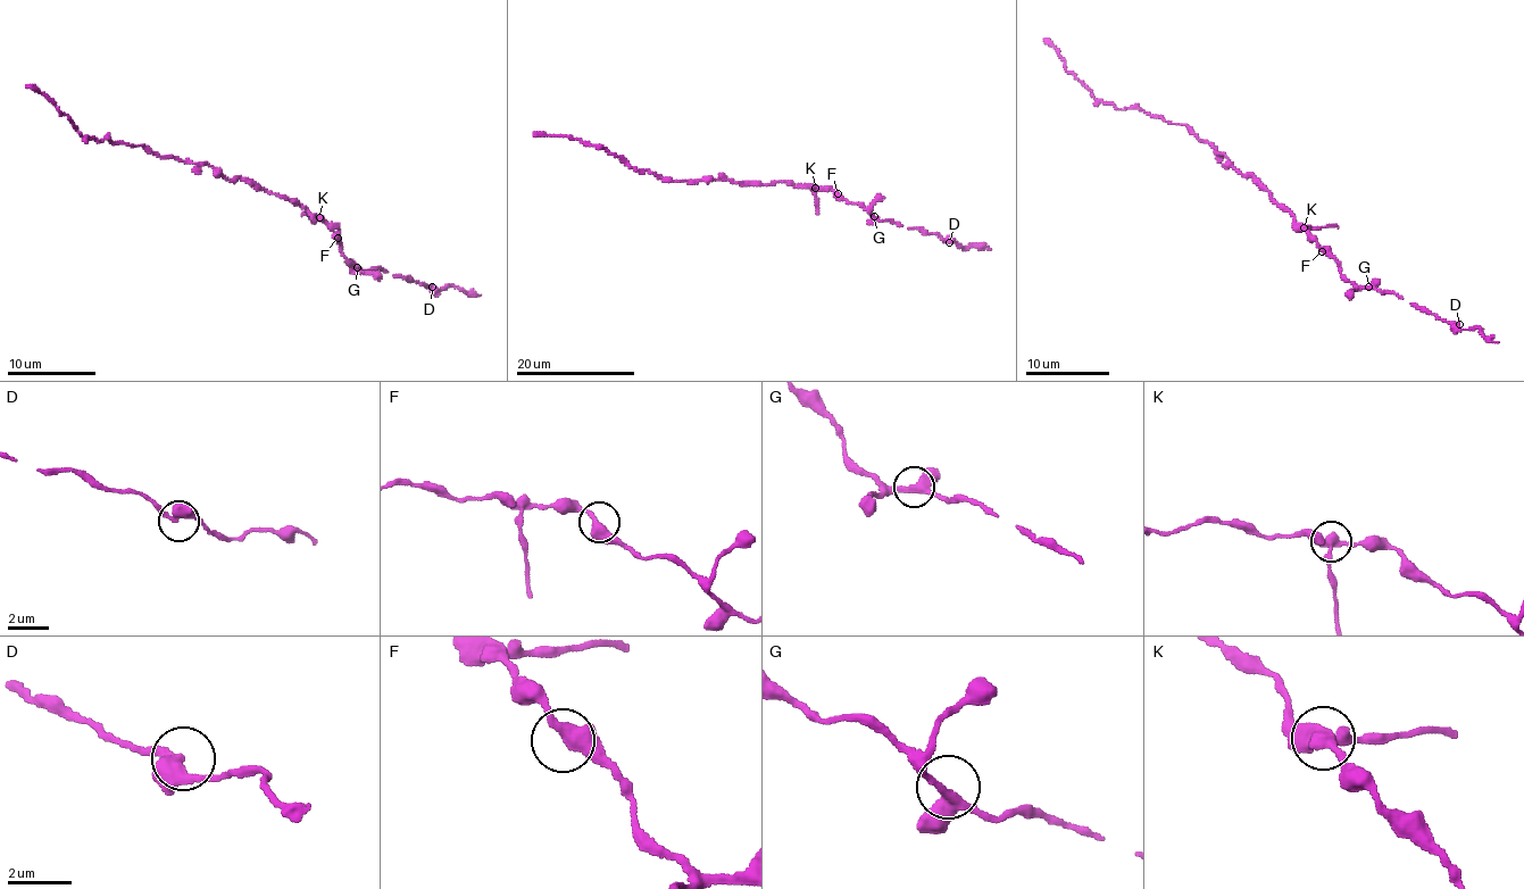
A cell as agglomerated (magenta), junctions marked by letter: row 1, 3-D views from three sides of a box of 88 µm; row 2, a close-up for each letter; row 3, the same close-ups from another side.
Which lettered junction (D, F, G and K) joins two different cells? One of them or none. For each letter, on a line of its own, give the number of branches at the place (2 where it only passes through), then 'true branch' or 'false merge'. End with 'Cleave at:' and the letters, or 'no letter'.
D: 3 branches meet; true branch
F: 2 branches meet; true branch
G: 3 branches meet; true branch
K: 3 branches meet; false merge
Cleave at: K

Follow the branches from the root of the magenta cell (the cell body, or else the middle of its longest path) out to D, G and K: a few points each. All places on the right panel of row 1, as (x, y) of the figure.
D: (1266, 190), (1291, 212), (1297, 225), (1305, 226), (1350, 282), (1395, 293), (1459, 324)
G: (1266, 190), (1291, 212), (1297, 225), (1305, 226), (1318, 247), (1335, 259), (1342, 275), (1359, 287), (1368, 287)
K: (1266, 190), (1304, 229)

